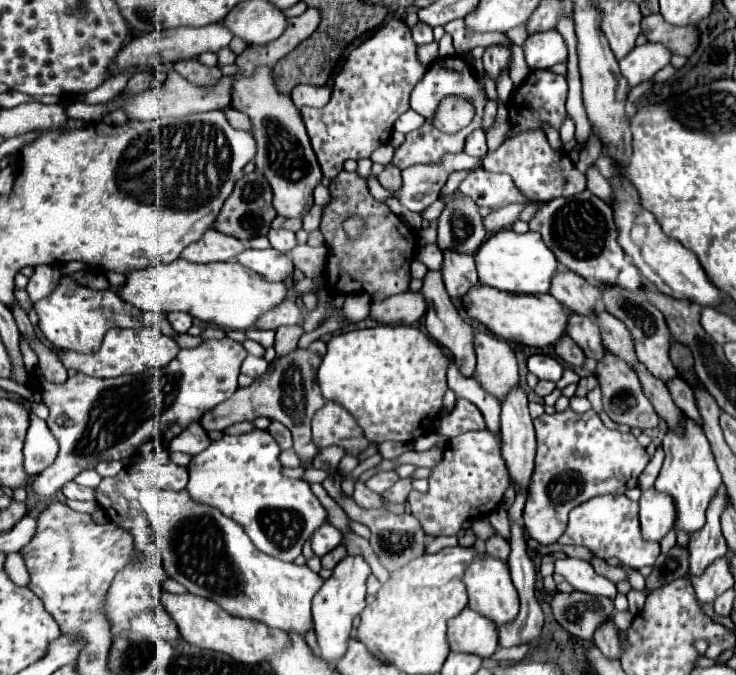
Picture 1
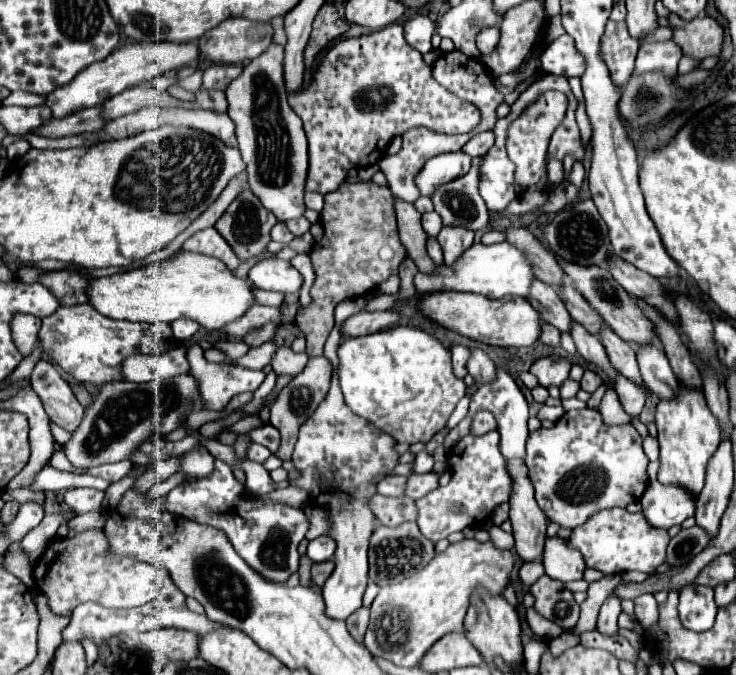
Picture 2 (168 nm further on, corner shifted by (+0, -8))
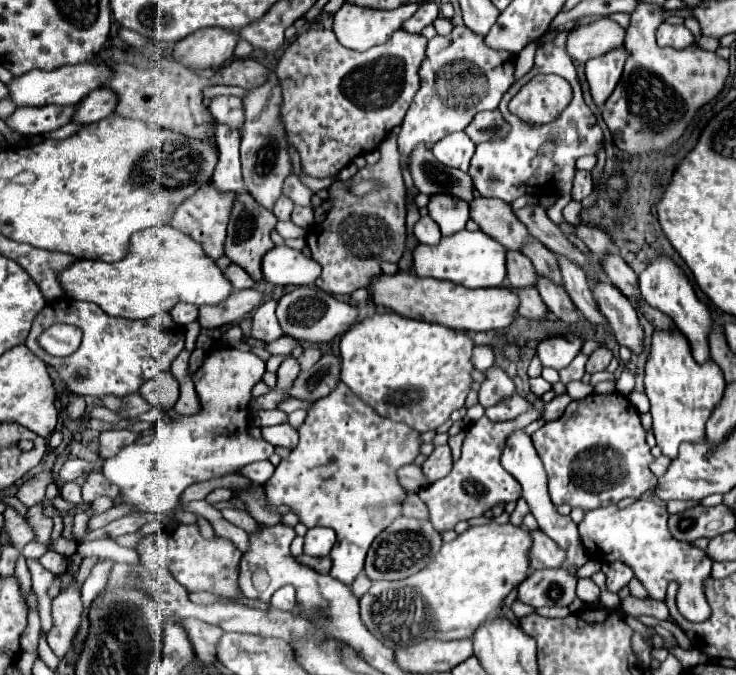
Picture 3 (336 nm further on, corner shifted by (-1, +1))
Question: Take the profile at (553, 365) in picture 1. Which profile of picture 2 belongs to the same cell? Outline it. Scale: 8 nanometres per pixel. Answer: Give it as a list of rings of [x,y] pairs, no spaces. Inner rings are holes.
[[[542,357],[542,359],[538,359],[538,361],[530,367],[530,373],[538,377],[538,381],[540,381],[542,387],[550,387],[550,385],[560,387],[560,385],[568,379],[570,367],[572,367],[572,365],[570,365],[568,361],[564,361],[564,359]]]

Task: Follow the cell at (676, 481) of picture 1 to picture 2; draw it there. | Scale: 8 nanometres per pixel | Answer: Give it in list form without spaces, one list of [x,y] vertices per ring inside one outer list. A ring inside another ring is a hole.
[[[680,387],[676,401],[660,401],[656,411],[658,443],[660,443],[660,471],[658,481],[662,485],[678,485],[698,499],[706,481],[706,465],[720,445],[720,427],[710,413],[702,393]]]

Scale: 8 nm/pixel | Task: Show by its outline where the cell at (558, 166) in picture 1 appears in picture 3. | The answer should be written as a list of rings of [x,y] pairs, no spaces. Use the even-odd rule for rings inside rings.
[[[535,76],[509,102],[509,110],[529,124],[547,124],[571,102],[571,86],[561,76]]]

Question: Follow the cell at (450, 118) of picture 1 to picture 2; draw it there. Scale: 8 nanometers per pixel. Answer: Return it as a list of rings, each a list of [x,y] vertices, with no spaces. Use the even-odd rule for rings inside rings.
[[[394,23],[380,31],[362,37],[348,37],[336,41],[324,55],[318,71],[308,89],[288,95],[290,107],[304,121],[304,131],[310,147],[310,171],[306,189],[322,195],[338,189],[346,181],[346,173],[353,167],[374,165],[390,145],[392,137],[406,133],[412,127],[428,127],[436,133],[470,133],[480,121],[480,109],[466,103],[454,93],[442,89],[432,79],[432,67],[428,67],[414,47],[404,39],[402,25]]]

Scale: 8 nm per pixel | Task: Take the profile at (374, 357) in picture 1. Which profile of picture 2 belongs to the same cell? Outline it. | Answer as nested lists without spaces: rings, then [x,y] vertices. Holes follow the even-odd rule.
[[[392,327],[374,335],[344,339],[338,347],[338,381],[344,393],[346,405],[374,427],[388,433],[396,443],[428,443],[432,435],[446,427],[456,403],[464,397],[466,385],[456,379],[450,363],[450,349],[446,349],[436,337],[422,329]]]

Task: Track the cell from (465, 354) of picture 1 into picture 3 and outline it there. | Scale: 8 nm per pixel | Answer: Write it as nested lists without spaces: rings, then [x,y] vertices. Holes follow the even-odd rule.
[[[493,366],[485,374],[487,374],[487,380],[481,384],[481,390],[479,390],[479,402],[485,408],[499,404],[499,400],[505,400],[507,396],[513,396],[515,384],[501,368]]]

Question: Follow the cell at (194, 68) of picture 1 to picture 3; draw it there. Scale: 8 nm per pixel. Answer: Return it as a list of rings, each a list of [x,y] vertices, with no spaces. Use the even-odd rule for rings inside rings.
[[[217,96],[209,104],[211,114],[219,124],[227,124],[229,128],[241,130],[243,126],[243,100],[237,96]]]

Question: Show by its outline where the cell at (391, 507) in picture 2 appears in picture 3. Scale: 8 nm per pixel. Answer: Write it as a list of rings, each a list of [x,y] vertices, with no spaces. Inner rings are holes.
[[[409,492],[405,504],[403,504],[403,514],[405,516],[411,516],[411,518],[419,518],[419,520],[429,520],[429,512],[427,512],[427,506],[423,504],[423,500]]]

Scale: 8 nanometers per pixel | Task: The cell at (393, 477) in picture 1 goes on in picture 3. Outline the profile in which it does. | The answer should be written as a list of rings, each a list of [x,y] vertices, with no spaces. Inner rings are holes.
[[[405,464],[397,470],[397,476],[399,476],[399,482],[405,490],[409,492],[419,492],[421,488],[425,488],[429,484],[427,476],[423,476],[423,470],[421,466],[417,464]]]

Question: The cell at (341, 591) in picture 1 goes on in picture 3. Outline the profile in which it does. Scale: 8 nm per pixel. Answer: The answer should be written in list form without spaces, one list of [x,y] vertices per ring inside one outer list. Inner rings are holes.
[[[339,384],[327,398],[321,398],[307,412],[305,422],[299,428],[299,444],[289,452],[287,458],[279,462],[273,476],[263,484],[267,502],[271,506],[287,504],[297,516],[299,522],[307,528],[327,526],[337,532],[337,544],[331,550],[331,576],[343,584],[351,584],[359,572],[363,572],[365,554],[383,528],[387,528],[397,516],[401,516],[403,496],[407,490],[395,478],[397,468],[405,462],[411,464],[421,452],[421,434],[409,428],[407,424],[393,422],[379,416],[371,406],[363,404],[345,384]]]

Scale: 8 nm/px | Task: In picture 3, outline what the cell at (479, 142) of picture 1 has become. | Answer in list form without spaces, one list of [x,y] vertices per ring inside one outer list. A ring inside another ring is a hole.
[[[499,110],[491,112],[479,112],[473,122],[465,128],[465,134],[475,142],[489,142],[489,140],[503,140],[509,132],[509,122],[503,118]]]

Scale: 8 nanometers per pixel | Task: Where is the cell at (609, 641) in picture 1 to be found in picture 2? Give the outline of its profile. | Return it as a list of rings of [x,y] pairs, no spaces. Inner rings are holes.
[[[610,595],[608,601],[602,605],[598,615],[598,631],[602,635],[616,635],[618,633],[618,615],[620,615],[620,599]]]

